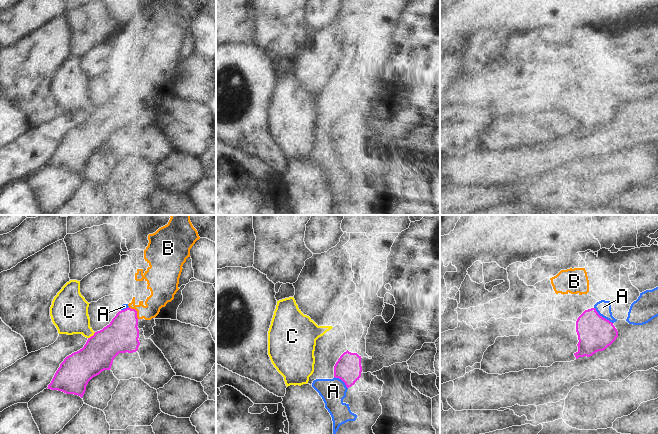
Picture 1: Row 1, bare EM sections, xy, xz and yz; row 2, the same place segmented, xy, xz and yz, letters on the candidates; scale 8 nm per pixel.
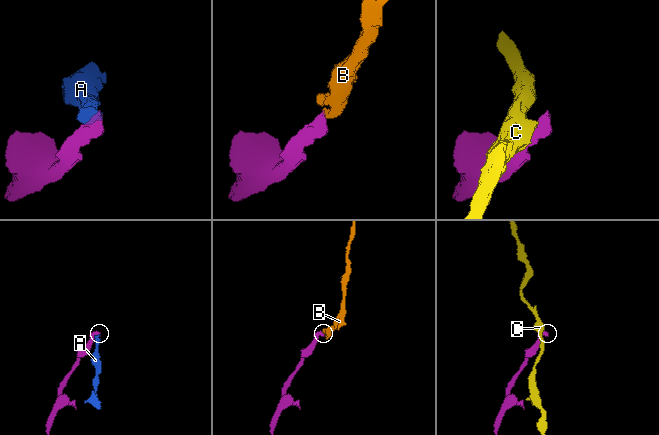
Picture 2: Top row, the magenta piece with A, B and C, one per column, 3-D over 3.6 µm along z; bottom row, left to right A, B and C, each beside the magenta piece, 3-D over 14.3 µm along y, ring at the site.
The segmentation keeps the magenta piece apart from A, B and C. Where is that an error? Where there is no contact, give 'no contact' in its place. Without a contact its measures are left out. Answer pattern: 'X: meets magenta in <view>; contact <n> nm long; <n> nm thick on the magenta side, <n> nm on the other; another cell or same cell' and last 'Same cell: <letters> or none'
A: meets magenta in yz; contact 200 nm long; 280 nm thick on the magenta side, 120 nm on the other; another cell
B: meets magenta in xy; contact 130 nm long; 280 nm thick on the magenta side, 180 nm on the other; same cell
C: meets magenta in xy; contact 80 nm long; 280 nm thick on the magenta side, 300 nm on the other; another cell
Same cell: B

